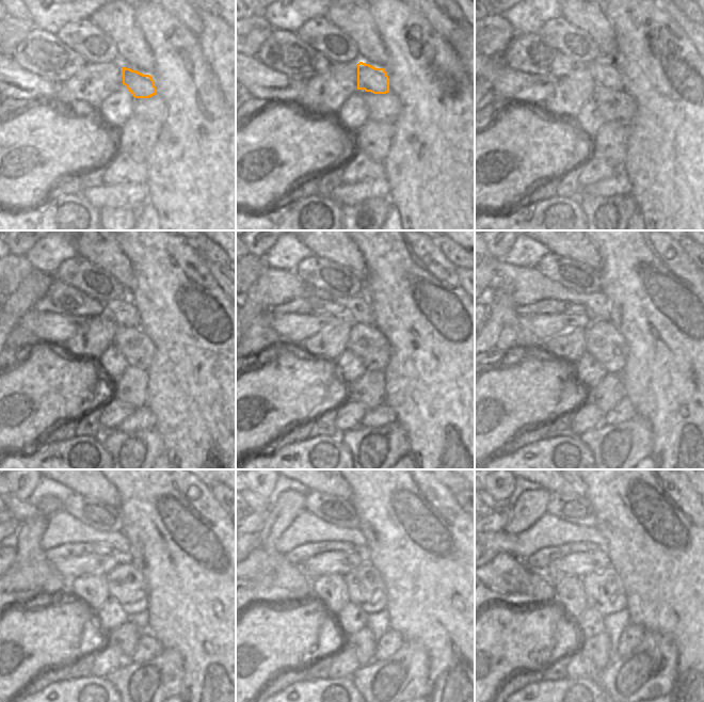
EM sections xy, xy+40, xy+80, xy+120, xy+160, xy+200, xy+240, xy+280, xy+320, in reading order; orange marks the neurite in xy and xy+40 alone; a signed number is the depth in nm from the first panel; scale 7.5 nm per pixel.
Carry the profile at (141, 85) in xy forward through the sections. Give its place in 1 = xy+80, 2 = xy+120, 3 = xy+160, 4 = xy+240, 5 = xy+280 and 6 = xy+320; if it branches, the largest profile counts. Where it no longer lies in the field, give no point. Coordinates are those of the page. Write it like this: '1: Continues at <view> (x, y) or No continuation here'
1: Continues at xy+80 (604, 73)
2: Continues at xy+120 (123, 312)
3: Continues at xy+160 (358, 308)
4: Continues at xy+240 (66, 528)
5: Continues at xy+280 (306, 528)
6: Continues at xy+320 (549, 530)

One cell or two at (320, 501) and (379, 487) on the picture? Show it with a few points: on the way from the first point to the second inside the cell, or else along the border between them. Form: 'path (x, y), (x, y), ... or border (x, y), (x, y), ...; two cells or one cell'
border (349, 500), (356, 513), (358, 524); two cells

